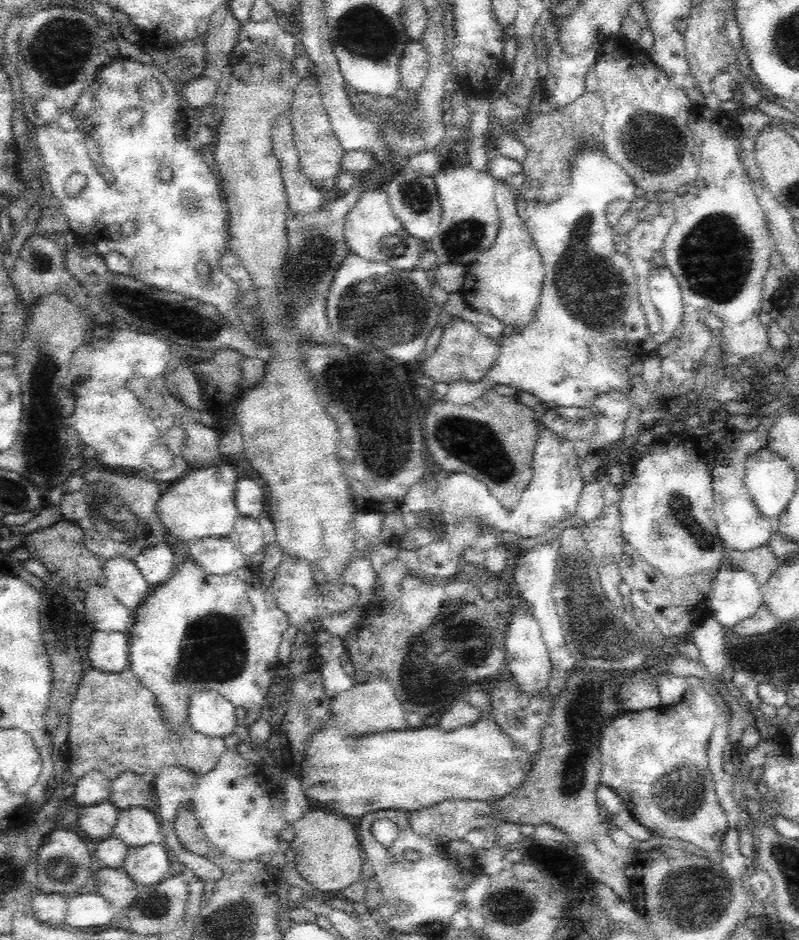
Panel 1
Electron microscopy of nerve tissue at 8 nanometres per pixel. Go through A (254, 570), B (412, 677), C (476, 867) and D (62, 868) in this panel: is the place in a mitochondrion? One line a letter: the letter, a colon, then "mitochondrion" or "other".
A: other
B: mitochondrion
C: other
D: mitochondrion

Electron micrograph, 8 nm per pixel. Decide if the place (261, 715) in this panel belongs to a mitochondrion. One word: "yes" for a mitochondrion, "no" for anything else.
no

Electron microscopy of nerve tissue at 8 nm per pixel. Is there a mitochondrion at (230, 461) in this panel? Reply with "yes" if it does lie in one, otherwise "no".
no

